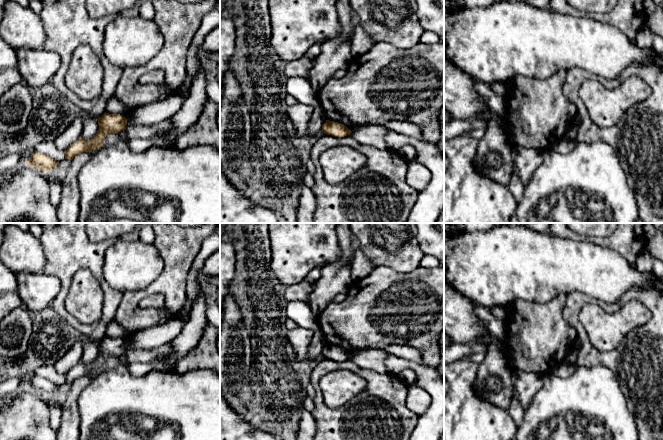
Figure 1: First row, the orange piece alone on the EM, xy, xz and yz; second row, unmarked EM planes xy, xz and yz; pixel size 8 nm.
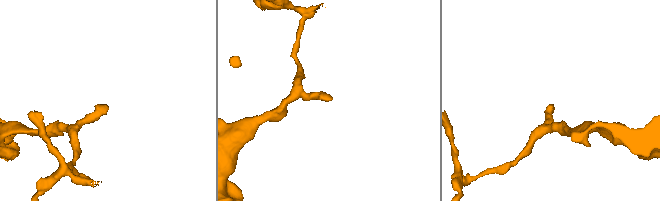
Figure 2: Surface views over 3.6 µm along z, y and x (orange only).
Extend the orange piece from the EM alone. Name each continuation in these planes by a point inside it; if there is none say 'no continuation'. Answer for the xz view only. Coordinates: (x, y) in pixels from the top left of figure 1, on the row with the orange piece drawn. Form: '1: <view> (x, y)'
no continuation

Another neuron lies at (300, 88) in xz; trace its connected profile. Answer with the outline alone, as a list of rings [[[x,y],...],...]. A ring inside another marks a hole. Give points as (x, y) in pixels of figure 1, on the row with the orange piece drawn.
[[[301,77],[288,78],[286,81],[286,93],[293,96],[298,103],[317,107],[320,105],[318,92],[316,92],[308,79]]]

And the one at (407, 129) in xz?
[[[390,121],[388,123],[382,124],[382,126],[386,127],[389,131],[393,131],[407,137],[412,137],[417,140],[424,141],[421,130],[418,126],[412,123],[402,121]]]

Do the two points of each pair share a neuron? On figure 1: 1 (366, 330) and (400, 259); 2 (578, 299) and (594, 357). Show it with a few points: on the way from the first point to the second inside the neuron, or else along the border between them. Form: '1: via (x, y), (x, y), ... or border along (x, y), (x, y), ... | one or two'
1: border along (374, 266), (388, 266), (400, 272), (418, 267) | two
2: via (575, 313), (575, 322), (581, 331), (585, 343) | one

